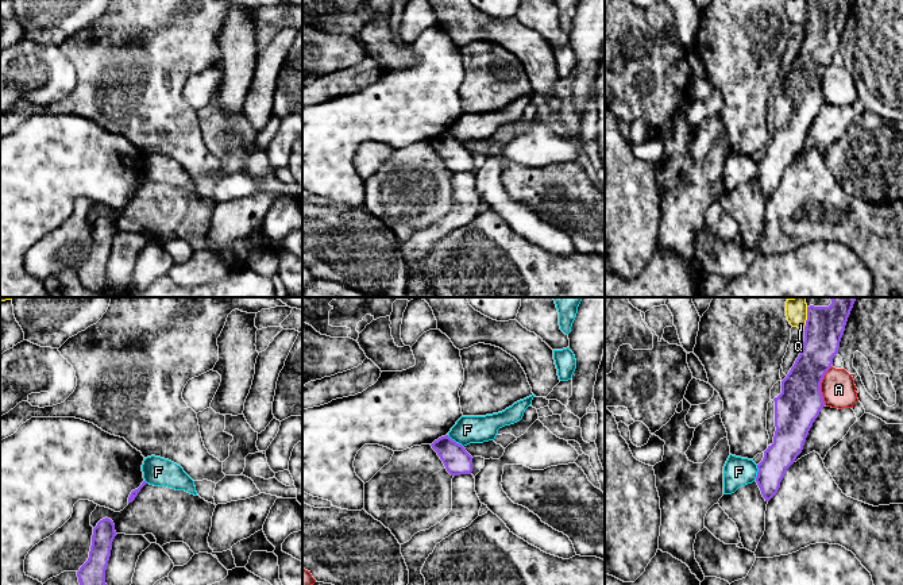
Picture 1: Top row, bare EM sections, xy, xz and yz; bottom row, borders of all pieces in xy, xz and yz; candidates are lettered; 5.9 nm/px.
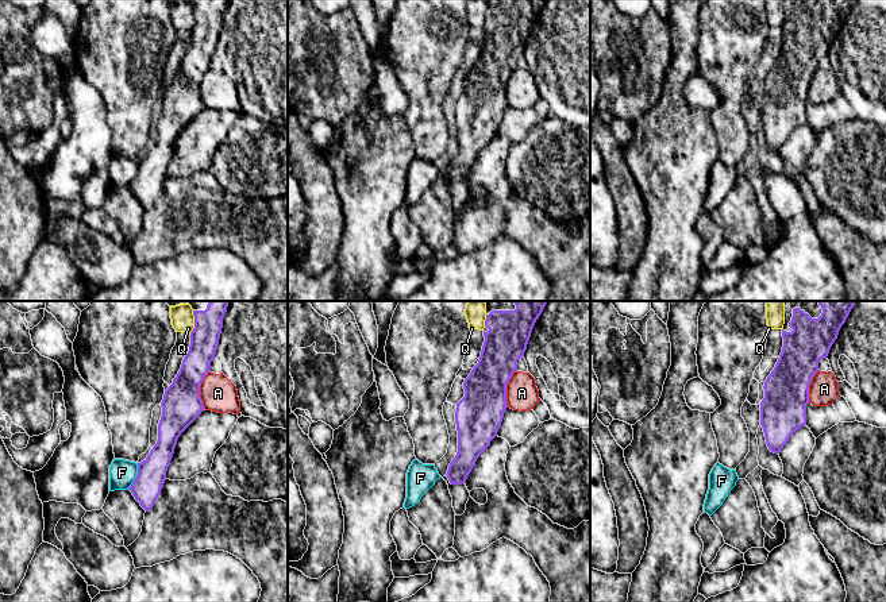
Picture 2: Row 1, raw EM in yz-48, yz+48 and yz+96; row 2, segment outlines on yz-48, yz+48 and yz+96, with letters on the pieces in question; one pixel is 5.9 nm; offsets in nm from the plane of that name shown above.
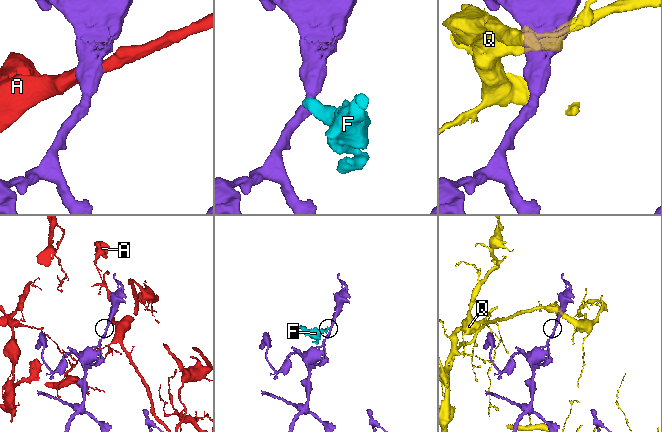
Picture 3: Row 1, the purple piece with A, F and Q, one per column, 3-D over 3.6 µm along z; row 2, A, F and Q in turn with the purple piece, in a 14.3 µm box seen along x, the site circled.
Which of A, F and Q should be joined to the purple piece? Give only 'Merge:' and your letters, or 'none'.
Merge: none

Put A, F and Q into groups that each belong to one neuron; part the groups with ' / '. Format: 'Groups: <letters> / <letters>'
Groups: A / F / Q

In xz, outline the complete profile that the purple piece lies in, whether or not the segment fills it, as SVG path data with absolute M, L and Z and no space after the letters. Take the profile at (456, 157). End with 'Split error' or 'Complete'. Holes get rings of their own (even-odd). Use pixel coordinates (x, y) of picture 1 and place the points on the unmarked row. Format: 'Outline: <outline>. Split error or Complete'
Outline: M448 132L439 135L431 143L451 173L471 172L472 154L462 142L452 138Z. Complete

